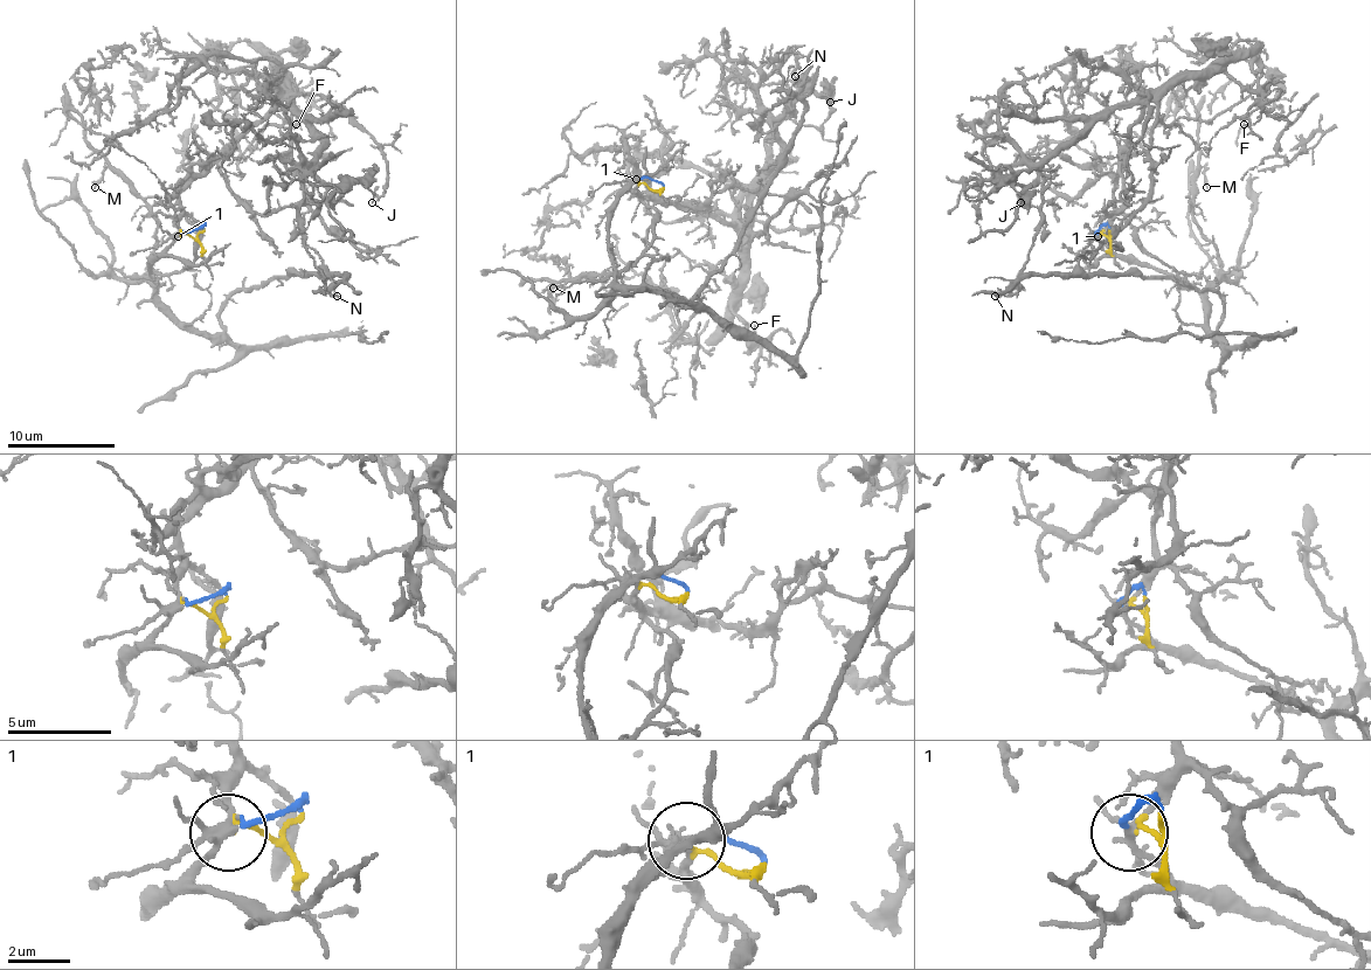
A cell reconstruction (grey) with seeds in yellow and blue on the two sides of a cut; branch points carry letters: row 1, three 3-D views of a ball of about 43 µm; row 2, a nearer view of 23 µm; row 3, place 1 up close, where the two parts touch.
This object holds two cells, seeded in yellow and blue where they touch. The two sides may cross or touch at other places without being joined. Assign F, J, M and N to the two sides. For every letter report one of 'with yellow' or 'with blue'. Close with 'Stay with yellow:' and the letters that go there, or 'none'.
F: with yellow
J: with yellow
M: with blue
N: with blue
Stay with yellow: F, J

